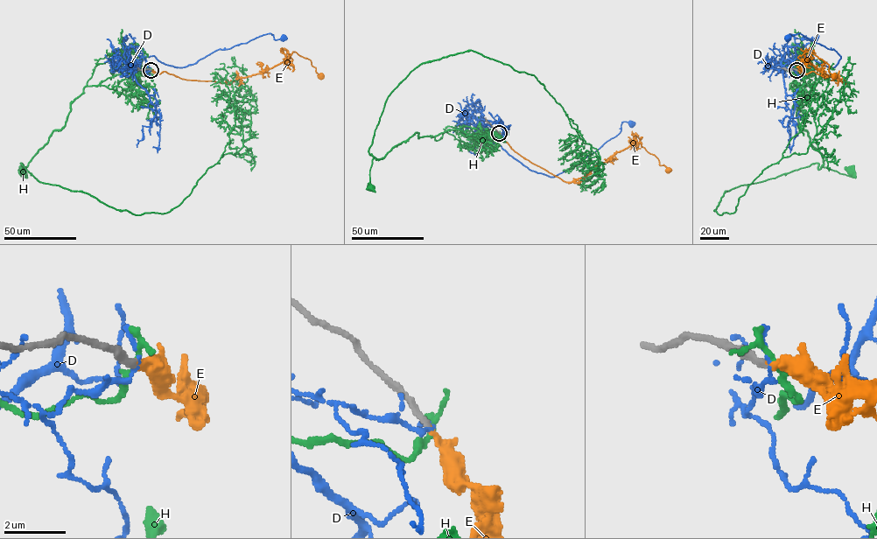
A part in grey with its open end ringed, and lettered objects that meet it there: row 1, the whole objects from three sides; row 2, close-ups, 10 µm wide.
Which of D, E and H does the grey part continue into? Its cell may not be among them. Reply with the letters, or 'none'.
E

